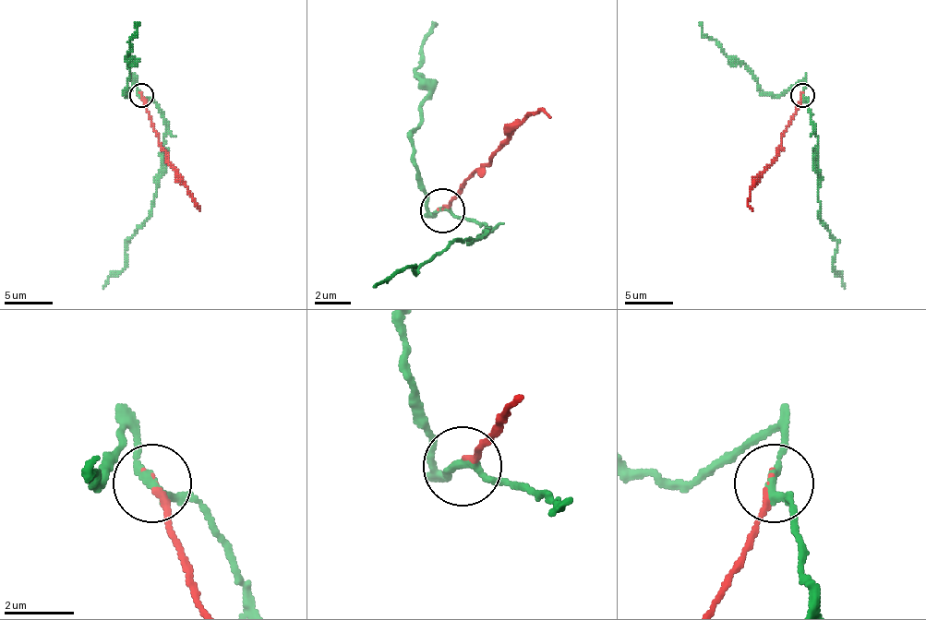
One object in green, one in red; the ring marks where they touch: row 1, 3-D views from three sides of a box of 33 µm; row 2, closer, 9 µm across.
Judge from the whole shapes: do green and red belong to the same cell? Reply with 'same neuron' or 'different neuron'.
different neuron

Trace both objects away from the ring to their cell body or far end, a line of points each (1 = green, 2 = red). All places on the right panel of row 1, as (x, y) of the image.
1: (803, 95), (818, 138), (820, 218), (837, 242), (832, 267), (842, 279), (844, 288)
2: (800, 95), (774, 162), (750, 191), (748, 206), (752, 210)

